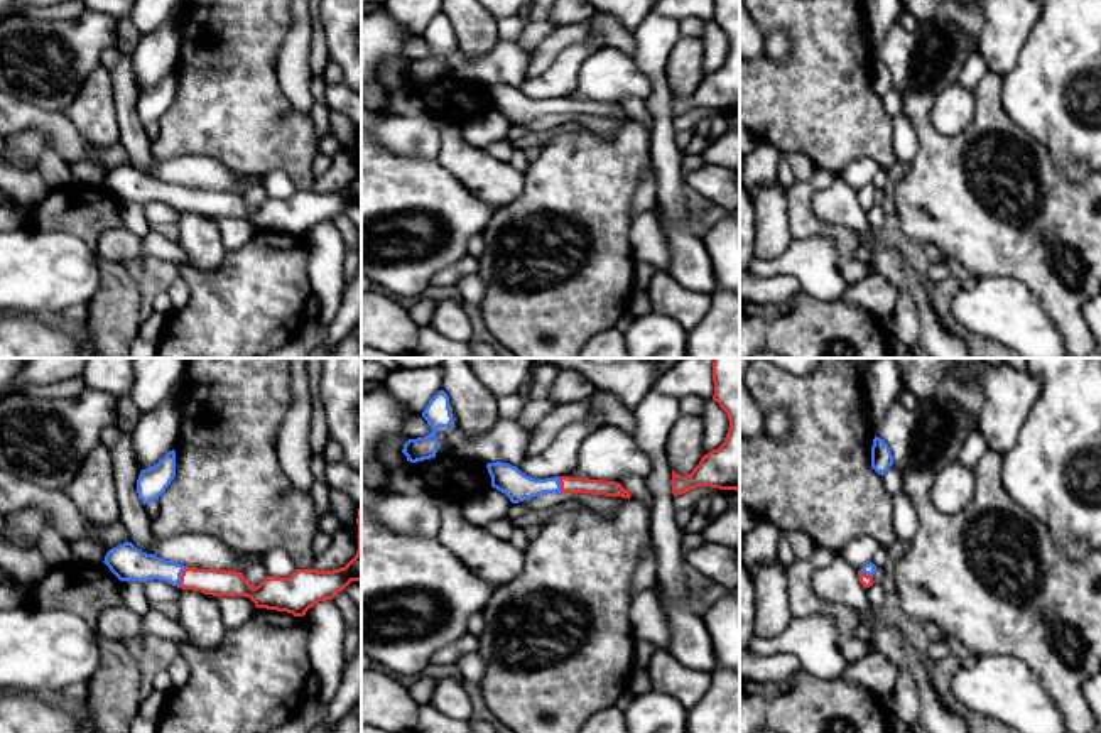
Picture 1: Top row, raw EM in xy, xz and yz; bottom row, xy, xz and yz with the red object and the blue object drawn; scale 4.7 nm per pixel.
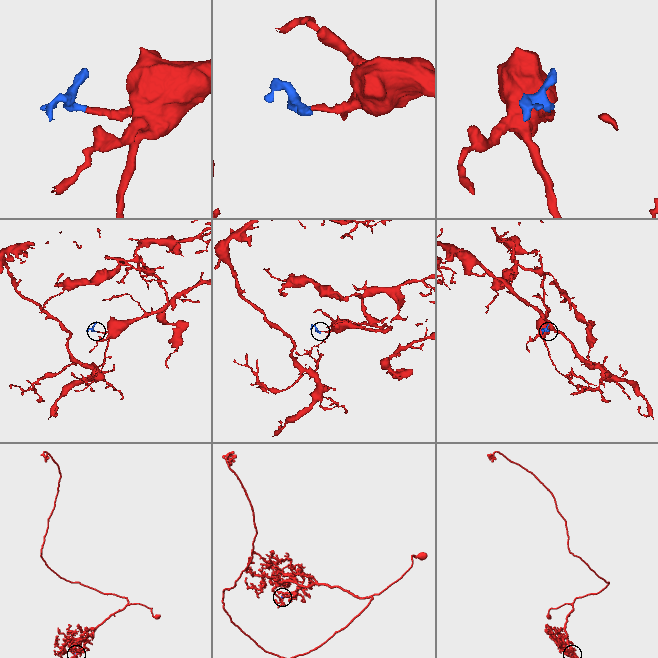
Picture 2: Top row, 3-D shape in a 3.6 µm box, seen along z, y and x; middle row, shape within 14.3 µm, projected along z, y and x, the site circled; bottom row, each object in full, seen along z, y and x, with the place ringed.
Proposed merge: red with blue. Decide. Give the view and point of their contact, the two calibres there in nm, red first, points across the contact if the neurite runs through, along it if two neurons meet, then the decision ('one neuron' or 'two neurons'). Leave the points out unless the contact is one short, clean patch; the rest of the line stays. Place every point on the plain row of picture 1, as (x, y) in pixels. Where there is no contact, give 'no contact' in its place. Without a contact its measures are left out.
contact xy (181, 198); calibres 130 and 160 nm; way xy (210, 203), (181, 198), (157, 190), (130, 186); one neuron

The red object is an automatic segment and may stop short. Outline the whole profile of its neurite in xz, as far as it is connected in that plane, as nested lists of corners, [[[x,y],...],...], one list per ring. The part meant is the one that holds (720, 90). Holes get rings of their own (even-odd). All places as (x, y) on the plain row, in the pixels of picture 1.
[[[713,0],[713,22],[728,35],[729,51],[724,64],[704,76],[691,96],[672,91],[672,115],[682,117],[697,108],[740,113],[740,0]]]

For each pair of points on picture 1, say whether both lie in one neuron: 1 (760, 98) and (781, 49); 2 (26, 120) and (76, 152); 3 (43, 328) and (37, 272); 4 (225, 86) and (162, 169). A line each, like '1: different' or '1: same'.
1: different
2: same
3: different
4: different

